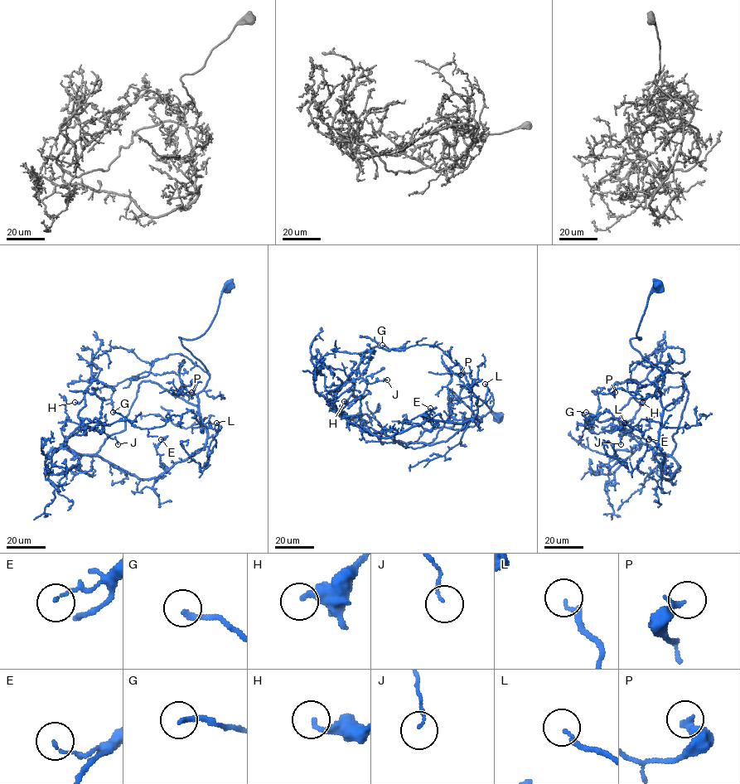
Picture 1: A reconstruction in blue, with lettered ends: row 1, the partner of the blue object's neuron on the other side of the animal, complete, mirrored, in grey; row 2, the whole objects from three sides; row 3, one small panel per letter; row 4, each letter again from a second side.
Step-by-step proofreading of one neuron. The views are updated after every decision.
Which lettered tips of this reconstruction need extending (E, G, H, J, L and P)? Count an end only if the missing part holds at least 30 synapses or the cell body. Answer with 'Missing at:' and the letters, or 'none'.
Missing at: G, L

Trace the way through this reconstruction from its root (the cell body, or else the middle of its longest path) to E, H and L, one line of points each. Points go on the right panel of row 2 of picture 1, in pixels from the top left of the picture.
E: (657, 283), (636, 333), (640, 339), (630, 341), (664, 379), (660, 471), (656, 444), (649, 439)
H: (657, 283), (630, 341), (664, 379), (662, 420), (630, 427), (605, 411), (585, 428), (642, 402)
L: (657, 283), (636, 333), (640, 339), (630, 340), (664, 379), (657, 444), (648, 450), (641, 433), (624, 423)

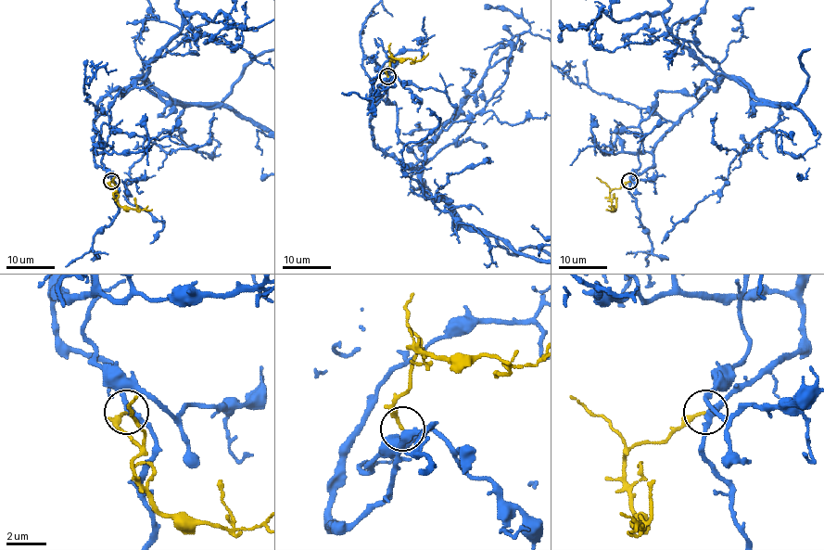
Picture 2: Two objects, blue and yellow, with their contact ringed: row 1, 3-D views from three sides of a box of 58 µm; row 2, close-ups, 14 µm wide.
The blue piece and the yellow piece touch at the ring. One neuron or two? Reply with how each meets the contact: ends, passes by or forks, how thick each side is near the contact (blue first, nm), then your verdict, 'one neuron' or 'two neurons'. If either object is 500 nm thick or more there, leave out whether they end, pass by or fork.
blue passes by; yellow ends; calibres 320 and 140 nm; one neuron

